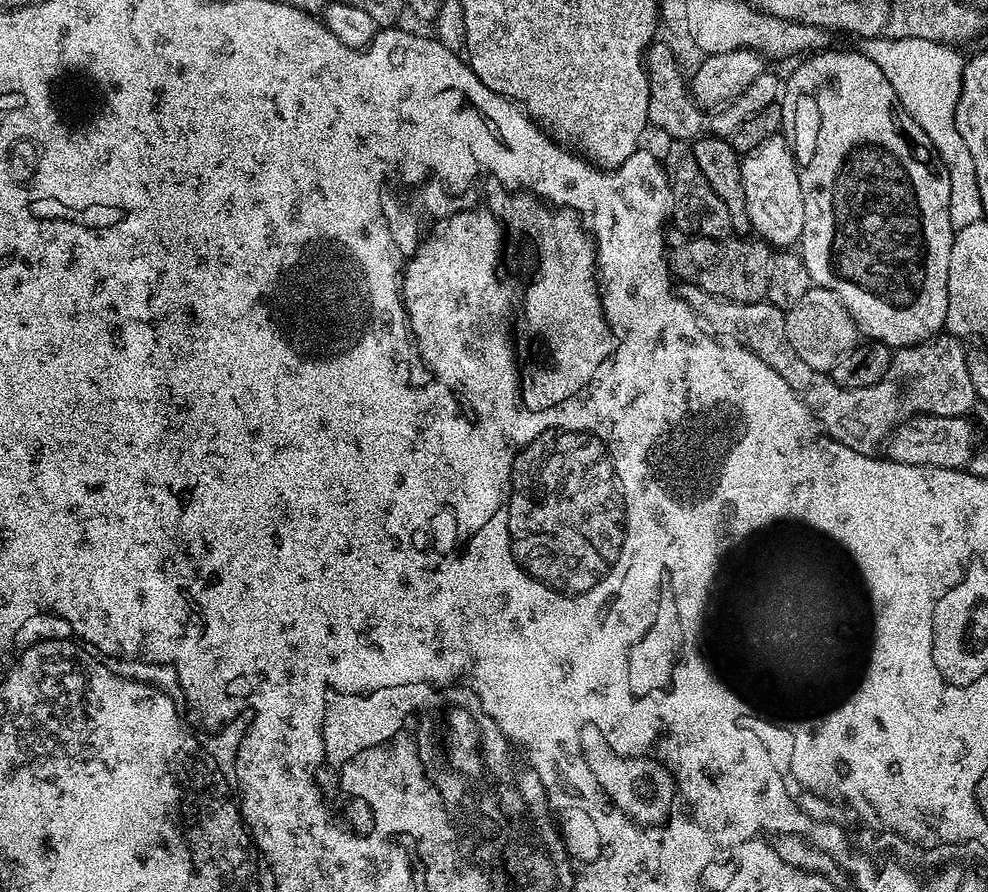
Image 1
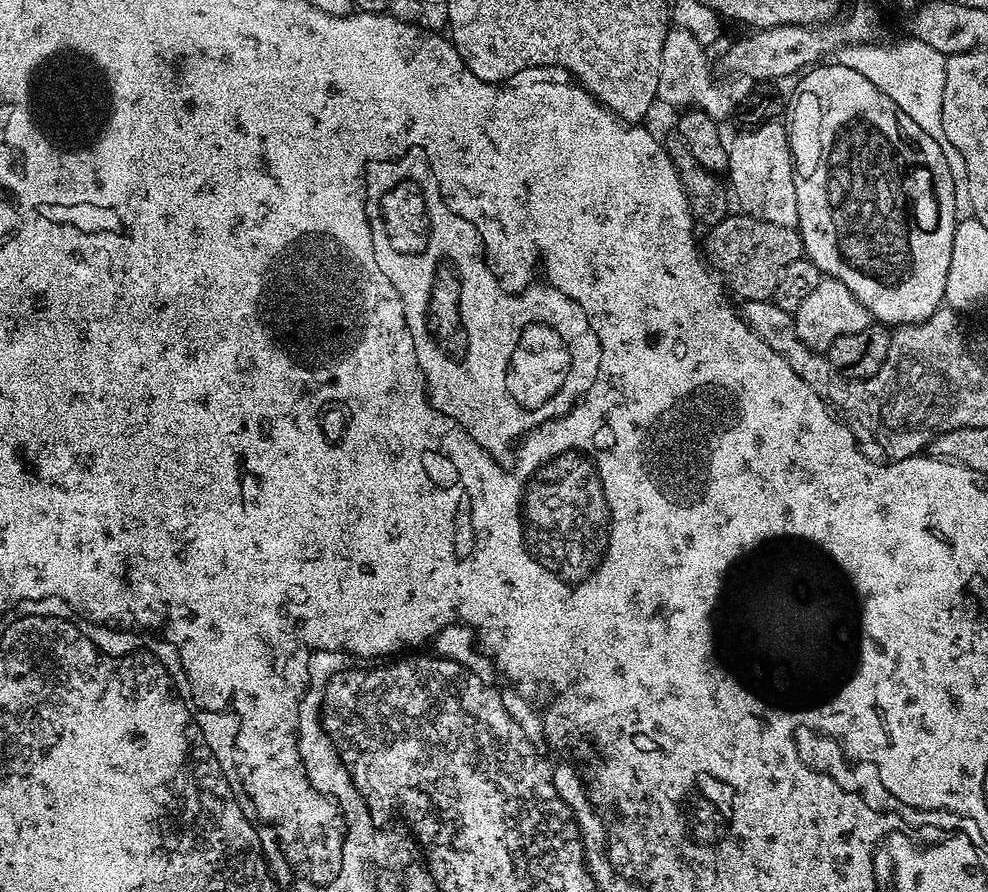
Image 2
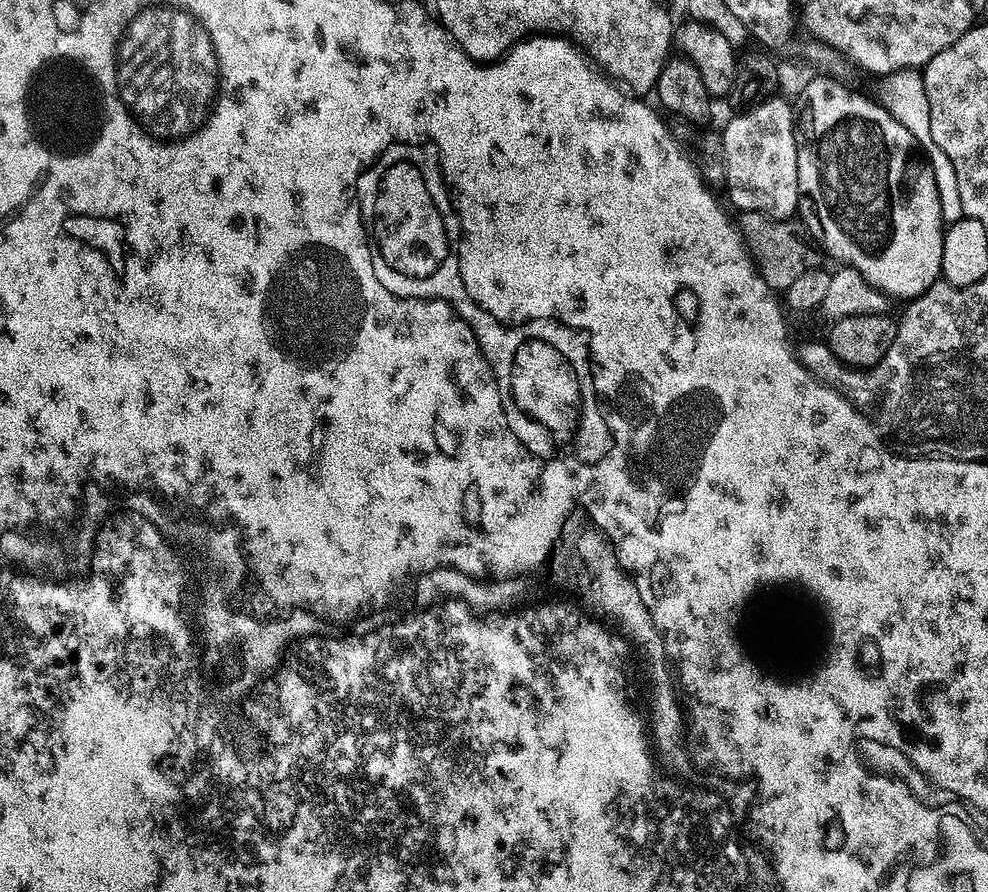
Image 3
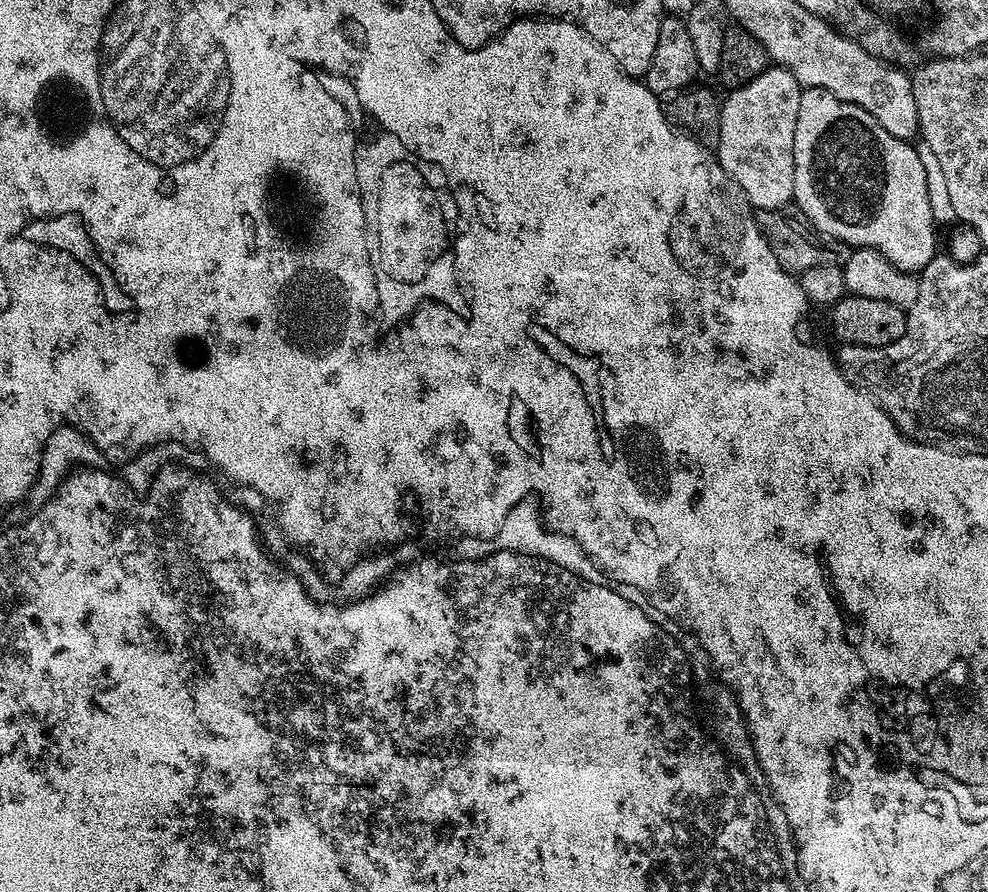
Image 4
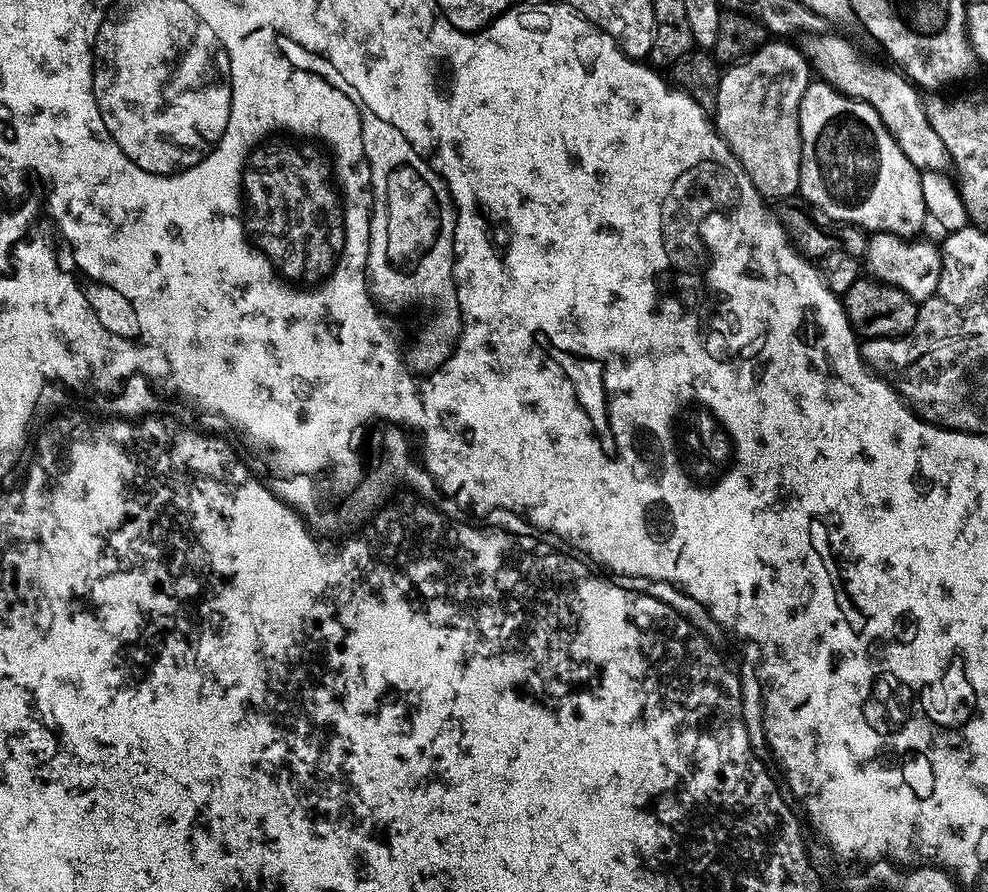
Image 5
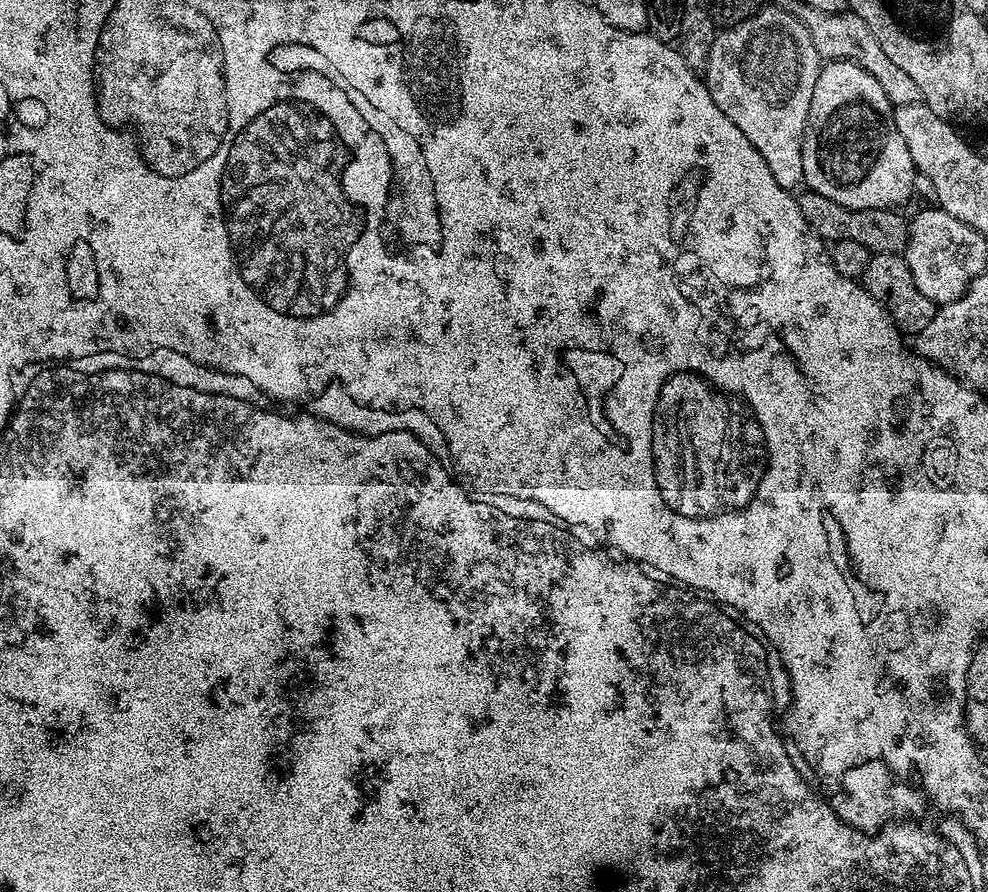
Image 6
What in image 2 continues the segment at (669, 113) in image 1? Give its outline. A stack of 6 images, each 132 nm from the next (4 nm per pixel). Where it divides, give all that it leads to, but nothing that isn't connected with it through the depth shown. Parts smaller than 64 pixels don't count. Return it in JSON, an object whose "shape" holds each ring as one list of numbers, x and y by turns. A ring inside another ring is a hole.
{"shape":[[669,27,666,38,662,42,662,62,658,70,657,101,662,105,669,104,679,110,695,110,710,114,717,122,731,117,740,103,753,90,754,82,748,76,728,74,725,80,712,80,712,68,708,65,708,52,703,47,691,46,688,32,684,29]]}

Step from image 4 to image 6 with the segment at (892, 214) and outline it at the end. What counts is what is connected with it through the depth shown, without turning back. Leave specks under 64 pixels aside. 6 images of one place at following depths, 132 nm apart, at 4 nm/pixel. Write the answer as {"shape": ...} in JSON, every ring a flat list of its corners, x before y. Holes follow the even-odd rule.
{"shape":[[833,60,821,67,814,86,814,98,810,102,808,125,802,142,804,184,811,191,830,198,833,204,841,204,847,208,888,210,896,206,892,204,913,195,914,169,906,142,896,133,895,127,889,121,887,124,872,109,868,92,879,93,880,83,857,64,848,60]]}

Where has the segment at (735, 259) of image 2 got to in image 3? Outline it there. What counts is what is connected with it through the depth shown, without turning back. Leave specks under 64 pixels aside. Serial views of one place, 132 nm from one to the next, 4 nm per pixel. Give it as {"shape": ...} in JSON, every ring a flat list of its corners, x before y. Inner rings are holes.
{"shape":[[740,212,738,216,740,238,752,257,760,277,773,290,783,290,791,286,797,278,806,274,806,270,817,267,818,248,810,239,807,228,795,219,772,220,757,212]]}

